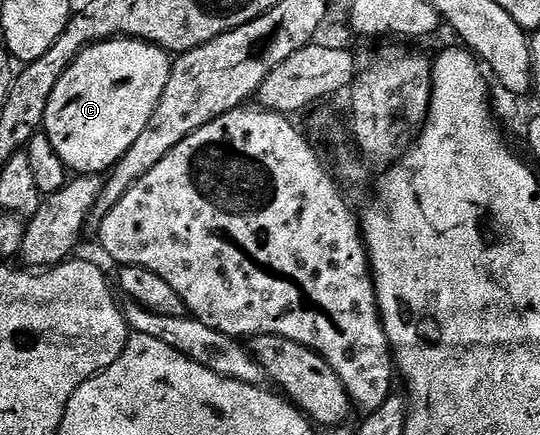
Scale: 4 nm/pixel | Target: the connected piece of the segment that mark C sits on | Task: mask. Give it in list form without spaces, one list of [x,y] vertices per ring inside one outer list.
[[[113,39],[83,49],[62,79],[58,79],[48,99],[42,126],[62,163],[76,175],[107,174],[113,165],[120,162],[122,155],[134,147],[134,139],[138,139],[146,123],[150,123],[150,115],[154,115],[154,107],[158,107],[158,99],[162,99],[162,91],[166,91],[166,79],[170,79],[171,70],[169,54],[147,41]]]

